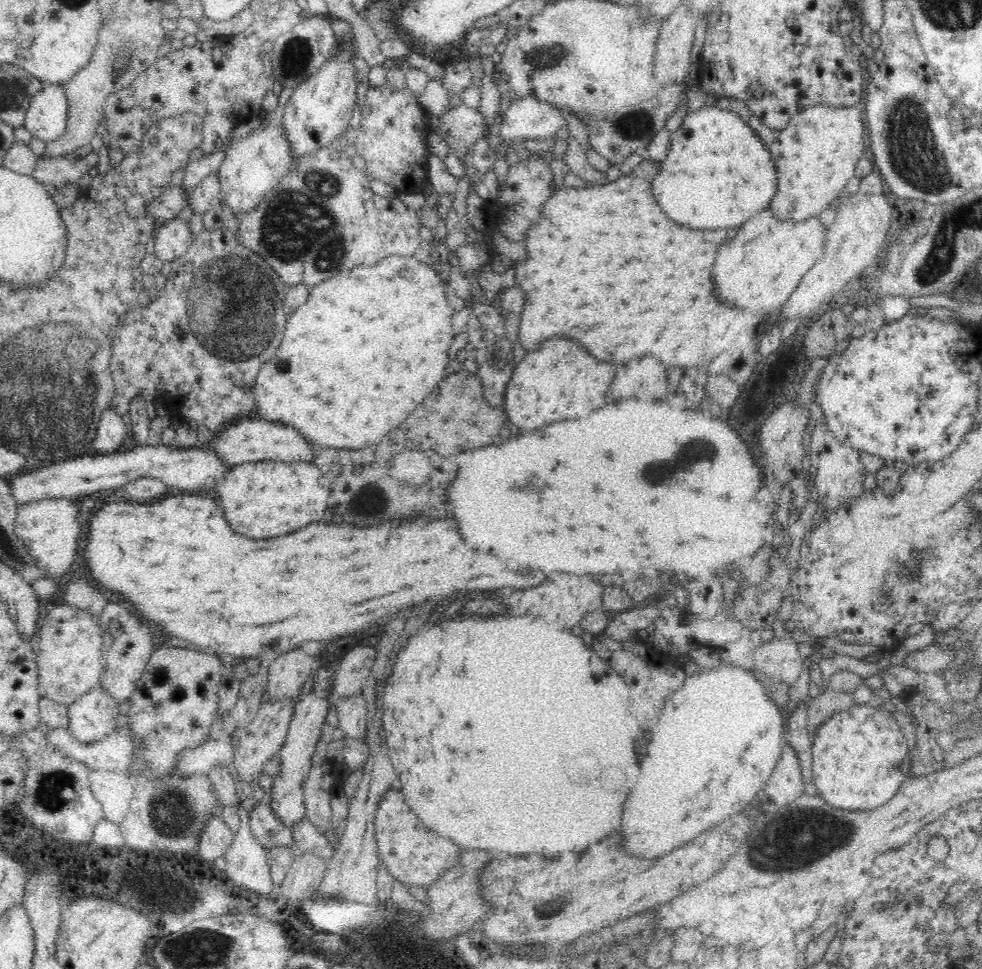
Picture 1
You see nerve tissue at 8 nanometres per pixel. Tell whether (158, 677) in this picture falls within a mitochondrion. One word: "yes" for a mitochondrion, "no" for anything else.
yes

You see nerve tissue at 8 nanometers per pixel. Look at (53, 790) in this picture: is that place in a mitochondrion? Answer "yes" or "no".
yes

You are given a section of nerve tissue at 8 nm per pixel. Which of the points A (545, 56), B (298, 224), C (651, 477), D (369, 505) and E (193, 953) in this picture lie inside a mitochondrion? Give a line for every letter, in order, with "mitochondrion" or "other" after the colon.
A: mitochondrion
B: mitochondrion
C: mitochondrion
D: mitochondrion
E: mitochondrion

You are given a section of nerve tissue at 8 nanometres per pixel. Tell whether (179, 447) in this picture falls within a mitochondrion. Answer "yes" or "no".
no

